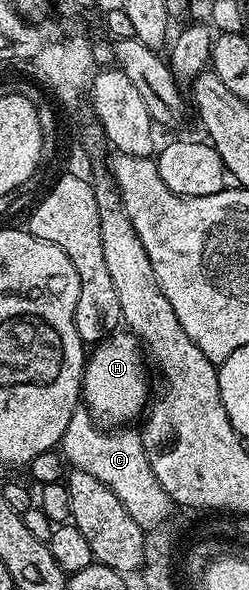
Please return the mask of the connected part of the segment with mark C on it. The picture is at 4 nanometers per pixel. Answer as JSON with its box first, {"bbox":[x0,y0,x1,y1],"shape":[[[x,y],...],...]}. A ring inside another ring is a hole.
{"bbox":[60,407,172,531],"shape":[[[79,407],[68,422],[68,431],[64,431],[60,442],[60,452],[71,466],[86,471],[95,479],[100,479],[120,503],[124,503],[124,511],[136,519],[143,531],[152,530],[171,520],[172,502],[168,491],[160,487],[160,479],[152,475],[152,467],[148,463],[148,455],[144,451],[141,432],[130,427],[118,427],[107,431],[103,426],[90,418],[85,407]]]}

